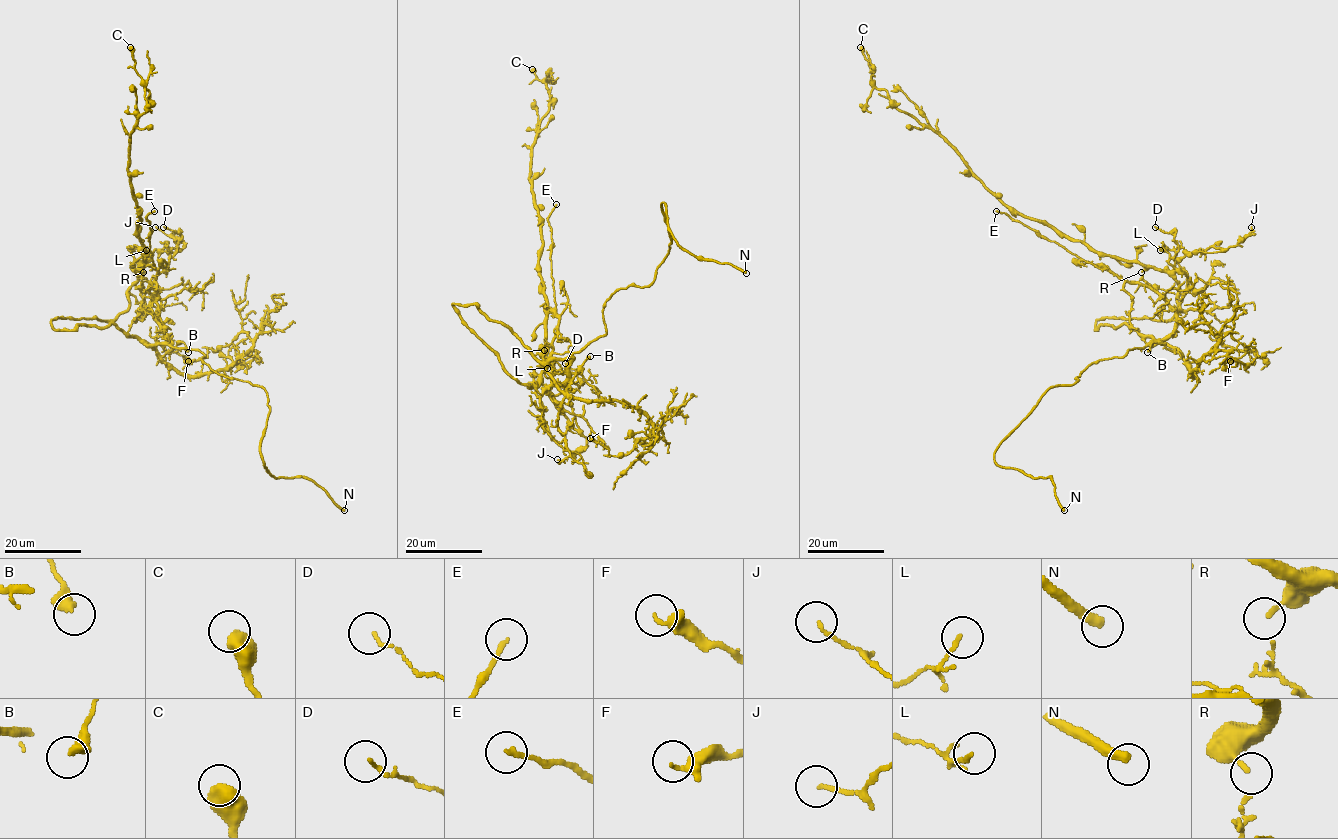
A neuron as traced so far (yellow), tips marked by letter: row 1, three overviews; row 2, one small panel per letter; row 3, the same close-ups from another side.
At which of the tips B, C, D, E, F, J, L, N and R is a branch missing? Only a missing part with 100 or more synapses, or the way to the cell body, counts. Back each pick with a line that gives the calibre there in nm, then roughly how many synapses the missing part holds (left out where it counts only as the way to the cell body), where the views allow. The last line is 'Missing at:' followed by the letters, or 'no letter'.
N: 360 nm thick
Missing at: N

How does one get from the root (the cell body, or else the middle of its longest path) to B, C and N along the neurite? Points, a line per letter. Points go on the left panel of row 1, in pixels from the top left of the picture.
B: (57, 318), (51, 321), (56, 330), (114, 324), (138, 336), (160, 356), (179, 342), (188, 352)
C: (57, 318), (114, 320), (127, 308), (127, 289), (145, 266), (128, 148), (149, 92), (130, 47)
N: (57, 318), (201, 351), (262, 387), (264, 466), (344, 510)

